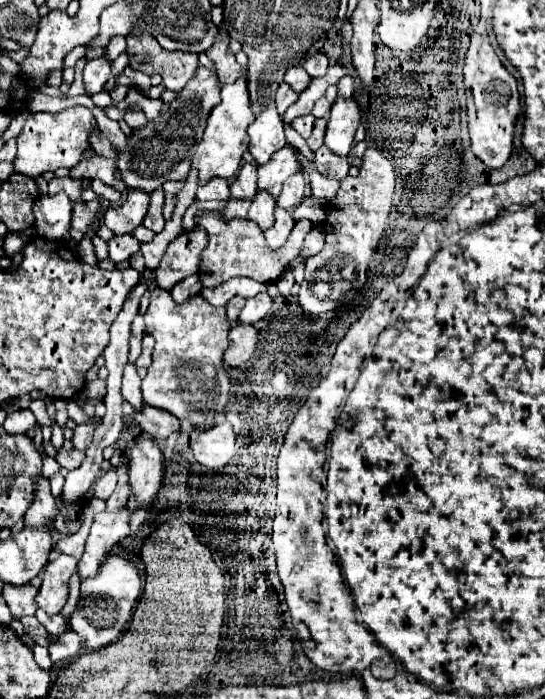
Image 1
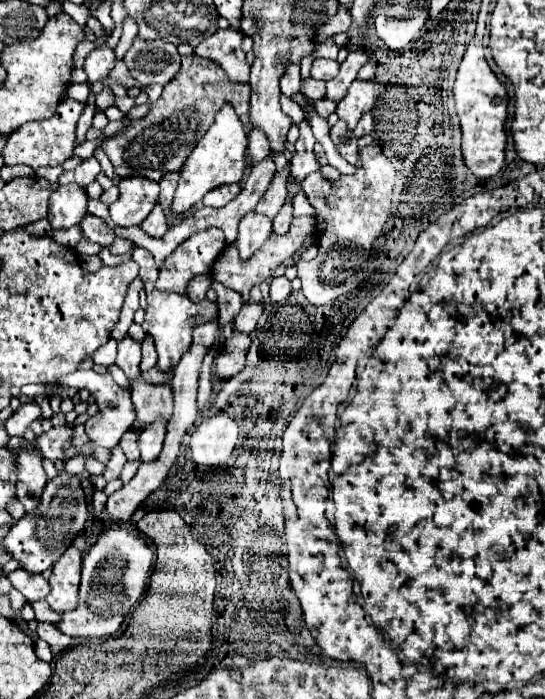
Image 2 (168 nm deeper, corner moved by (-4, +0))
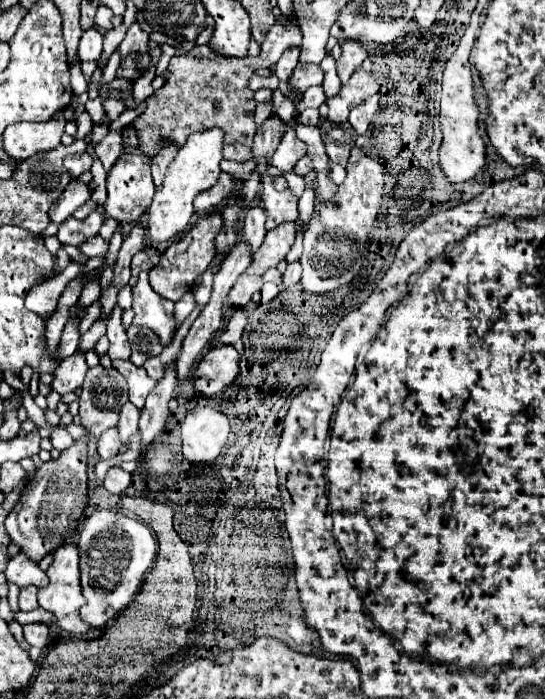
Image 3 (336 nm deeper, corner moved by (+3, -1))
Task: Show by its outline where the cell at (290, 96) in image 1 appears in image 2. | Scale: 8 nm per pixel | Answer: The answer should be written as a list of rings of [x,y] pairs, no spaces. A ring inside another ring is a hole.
[[[290,64],[288,70],[284,72],[284,76],[280,78],[280,88],[284,96],[292,96],[296,92],[300,92],[300,66],[298,64]]]

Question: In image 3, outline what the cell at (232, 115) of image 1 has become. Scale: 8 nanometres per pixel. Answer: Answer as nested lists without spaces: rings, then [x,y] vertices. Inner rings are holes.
[[[219,127],[199,131],[189,135],[187,143],[179,149],[175,161],[169,167],[169,175],[165,177],[165,183],[161,191],[155,193],[153,203],[147,211],[147,231],[149,237],[157,243],[165,243],[173,239],[177,233],[181,233],[193,215],[193,199],[201,193],[213,187],[221,175],[219,163],[223,161],[223,131]]]

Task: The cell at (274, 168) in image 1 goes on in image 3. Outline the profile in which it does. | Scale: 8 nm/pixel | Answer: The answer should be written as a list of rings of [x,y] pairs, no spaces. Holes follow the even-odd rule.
[[[255,205],[255,207],[249,207],[247,213],[245,213],[245,221],[243,221],[243,239],[251,243],[251,251],[255,253],[259,249],[259,245],[263,243],[265,239],[265,209],[261,205]]]

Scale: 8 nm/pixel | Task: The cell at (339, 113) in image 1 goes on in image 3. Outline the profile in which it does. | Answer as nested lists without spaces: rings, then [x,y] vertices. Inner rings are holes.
[[[361,67],[351,75],[349,83],[341,85],[339,93],[333,99],[327,99],[329,115],[327,121],[331,123],[343,123],[349,117],[349,111],[357,105],[361,105],[367,97],[379,93],[379,83],[371,77],[371,73],[363,71]]]

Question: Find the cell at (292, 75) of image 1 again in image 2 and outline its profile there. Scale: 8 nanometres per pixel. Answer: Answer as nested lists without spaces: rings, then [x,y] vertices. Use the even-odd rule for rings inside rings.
[[[308,78],[306,84],[304,84],[304,90],[302,90],[310,100],[322,100],[324,98],[324,82],[320,80],[314,80],[314,78]]]

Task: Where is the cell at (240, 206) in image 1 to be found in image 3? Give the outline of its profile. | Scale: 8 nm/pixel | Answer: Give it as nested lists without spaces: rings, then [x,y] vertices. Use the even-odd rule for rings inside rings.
[[[269,117],[265,121],[265,125],[257,131],[255,135],[255,141],[253,141],[253,159],[271,159],[273,157],[273,151],[277,149],[279,141],[281,141],[281,135],[285,131],[285,123],[279,121],[277,117]]]

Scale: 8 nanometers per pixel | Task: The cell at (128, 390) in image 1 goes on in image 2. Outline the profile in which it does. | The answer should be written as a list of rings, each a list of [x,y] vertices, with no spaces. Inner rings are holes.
[[[124,336],[118,342],[118,356],[116,356],[116,364],[124,370],[124,374],[134,380],[140,376],[140,344],[132,338],[132,336]]]

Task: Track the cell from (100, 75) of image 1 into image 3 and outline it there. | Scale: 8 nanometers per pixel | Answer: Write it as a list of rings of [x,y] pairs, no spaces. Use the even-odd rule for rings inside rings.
[[[93,27],[89,31],[83,33],[81,41],[79,41],[79,59],[81,61],[99,61],[103,51],[103,35],[99,35]]]

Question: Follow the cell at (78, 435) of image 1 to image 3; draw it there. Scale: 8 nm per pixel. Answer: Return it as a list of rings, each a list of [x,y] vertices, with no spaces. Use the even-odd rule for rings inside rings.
[[[101,365],[91,367],[79,395],[81,425],[93,437],[95,425],[117,425],[119,411],[127,399],[127,381],[119,371]]]

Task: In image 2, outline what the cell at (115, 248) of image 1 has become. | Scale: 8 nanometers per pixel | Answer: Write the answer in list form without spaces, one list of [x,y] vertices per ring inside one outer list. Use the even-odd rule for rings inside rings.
[[[92,214],[84,216],[84,220],[80,222],[80,232],[82,232],[82,238],[96,242],[100,246],[108,246],[114,240],[114,232],[110,230],[110,226],[102,218]]]

